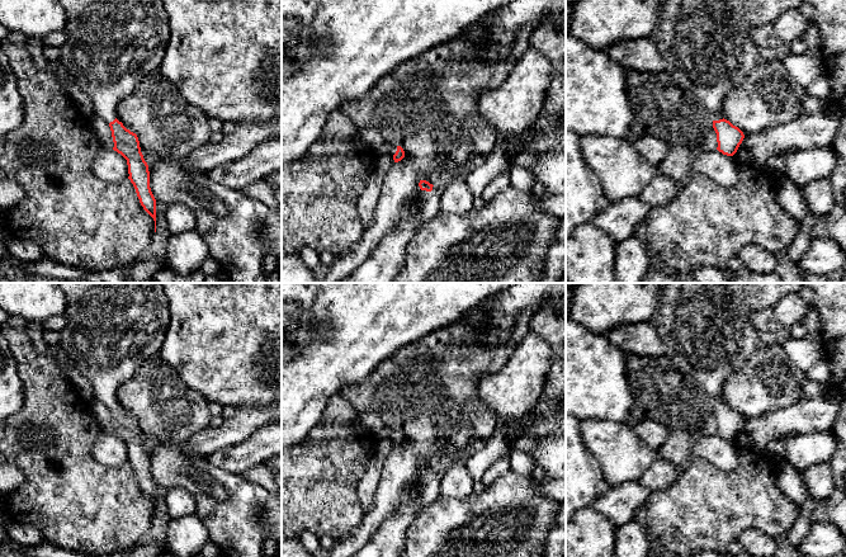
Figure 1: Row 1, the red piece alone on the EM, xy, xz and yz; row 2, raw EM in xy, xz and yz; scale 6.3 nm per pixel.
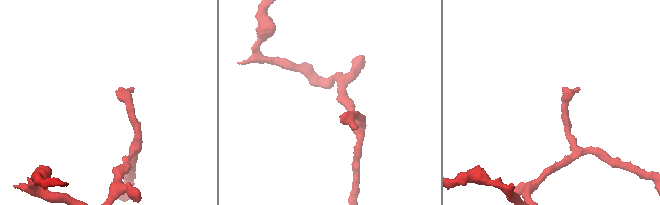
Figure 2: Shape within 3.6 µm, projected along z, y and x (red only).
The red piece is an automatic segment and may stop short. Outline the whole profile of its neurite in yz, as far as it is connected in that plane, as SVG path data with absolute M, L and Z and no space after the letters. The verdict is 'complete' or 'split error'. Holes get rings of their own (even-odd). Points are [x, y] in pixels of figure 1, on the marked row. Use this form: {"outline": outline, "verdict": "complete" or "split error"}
{"outline": "M666 0L651 38L663 60L663 71L712 115L717 150L733 156L745 134L723 117L723 100L761 61L758 47L752 41L752 25L742 11L741 0Z", "verdict": "split error"}

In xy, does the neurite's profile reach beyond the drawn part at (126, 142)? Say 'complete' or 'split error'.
split error

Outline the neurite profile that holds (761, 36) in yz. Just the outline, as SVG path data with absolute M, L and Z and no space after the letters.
M752 27L752 41L757 47L774 44L771 27Z

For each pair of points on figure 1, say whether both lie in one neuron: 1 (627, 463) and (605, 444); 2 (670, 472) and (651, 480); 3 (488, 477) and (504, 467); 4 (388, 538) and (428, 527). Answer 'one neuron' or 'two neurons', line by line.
1: one neuron
2: one neuron
3: one neuron
4: two neurons

